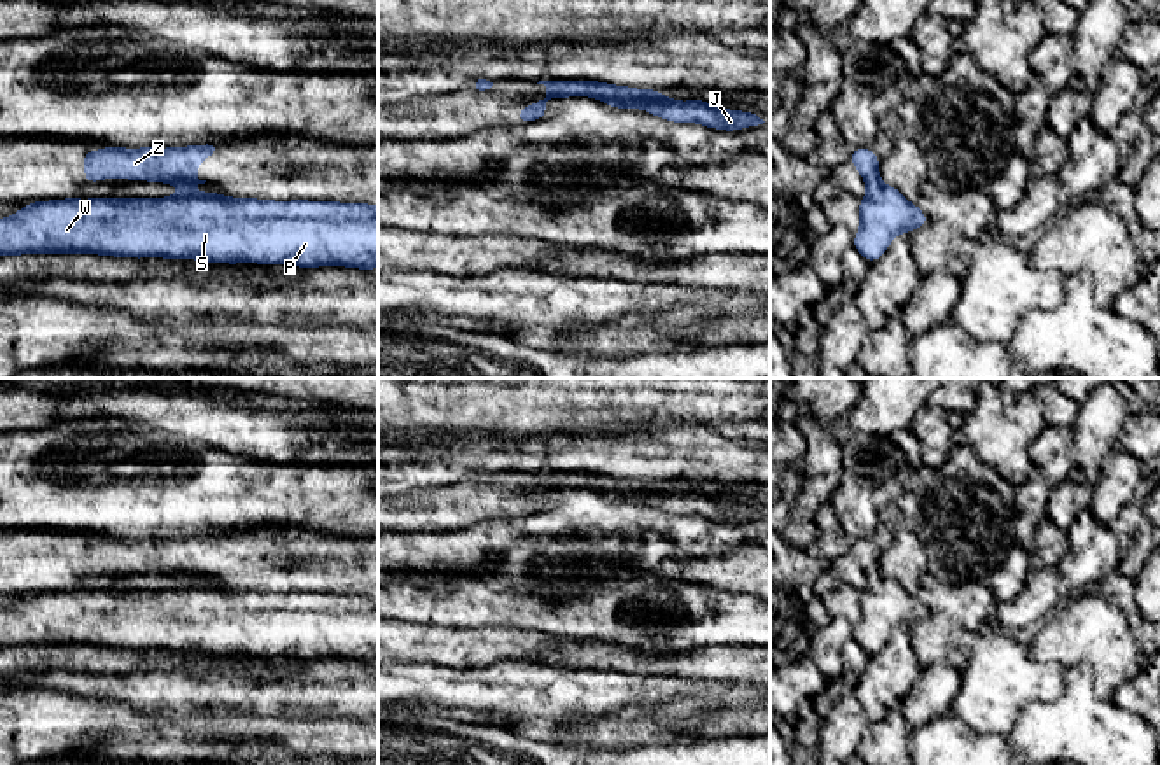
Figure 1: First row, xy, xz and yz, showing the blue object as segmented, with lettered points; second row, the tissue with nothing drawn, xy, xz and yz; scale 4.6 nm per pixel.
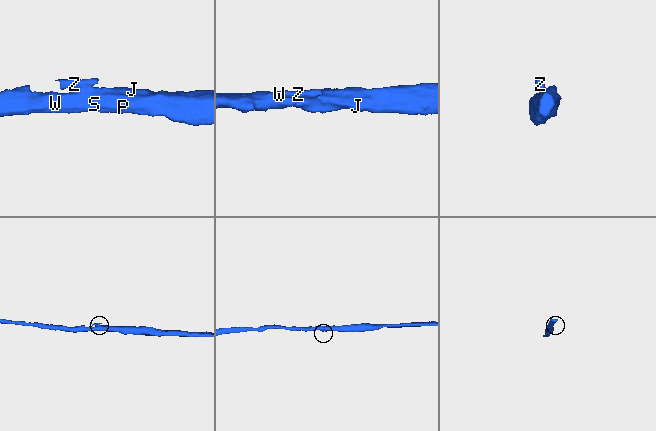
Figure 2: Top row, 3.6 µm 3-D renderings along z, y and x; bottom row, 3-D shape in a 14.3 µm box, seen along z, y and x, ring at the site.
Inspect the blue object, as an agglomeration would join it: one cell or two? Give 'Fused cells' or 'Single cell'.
Single cell

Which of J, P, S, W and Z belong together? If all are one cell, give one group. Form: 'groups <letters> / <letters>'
groups J P S W Z

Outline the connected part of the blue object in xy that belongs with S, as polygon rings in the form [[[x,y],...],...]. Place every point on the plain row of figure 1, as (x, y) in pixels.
[[[219,585],[32,593],[0,611],[0,648],[21,646],[373,662],[378,597]]]

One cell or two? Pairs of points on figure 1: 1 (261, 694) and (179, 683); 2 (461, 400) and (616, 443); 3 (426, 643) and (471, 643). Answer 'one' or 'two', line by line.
1: one
2: two
3: one

